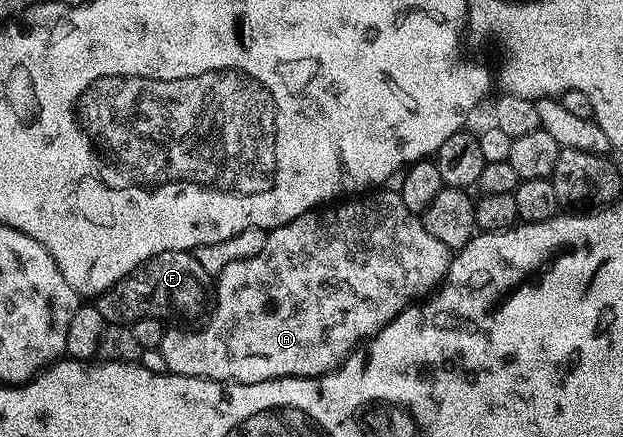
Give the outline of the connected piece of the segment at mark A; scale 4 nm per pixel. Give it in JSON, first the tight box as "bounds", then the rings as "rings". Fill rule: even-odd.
{"bounds":[159,189,453,383],"rings":[[[388,189],[302,213],[286,225],[273,227],[266,245],[256,255],[226,266],[218,276],[220,284],[214,287],[216,312],[208,323],[208,332],[191,335],[188,331],[165,330],[159,351],[168,371],[219,383],[316,379],[342,366],[353,351],[398,313],[431,296],[447,280],[453,252],[438,237],[426,233],[421,216],[410,213],[395,190],[384,190]]]}

